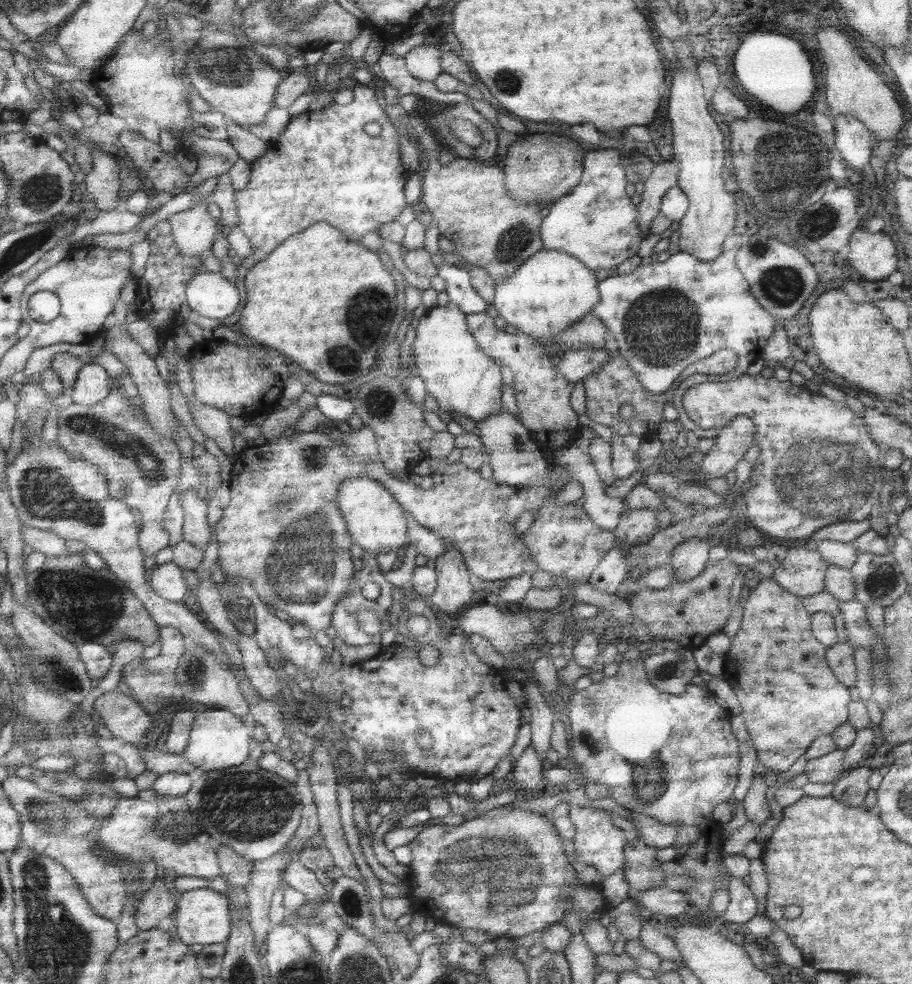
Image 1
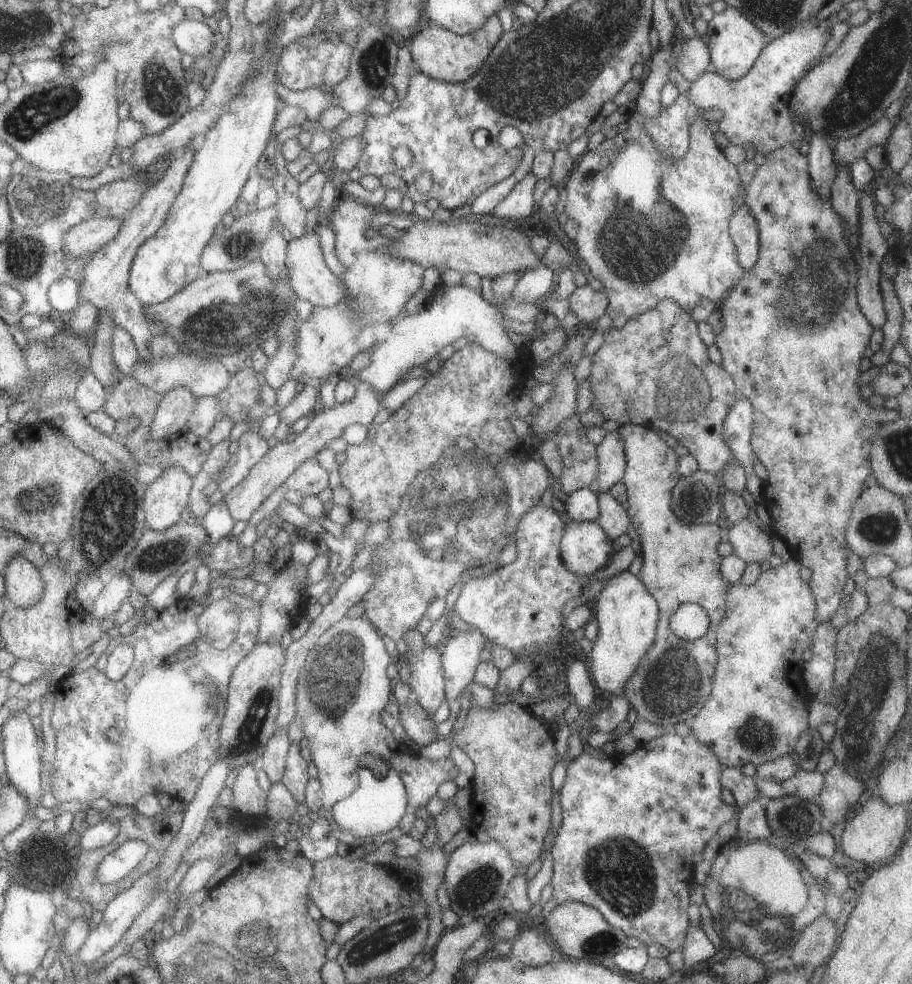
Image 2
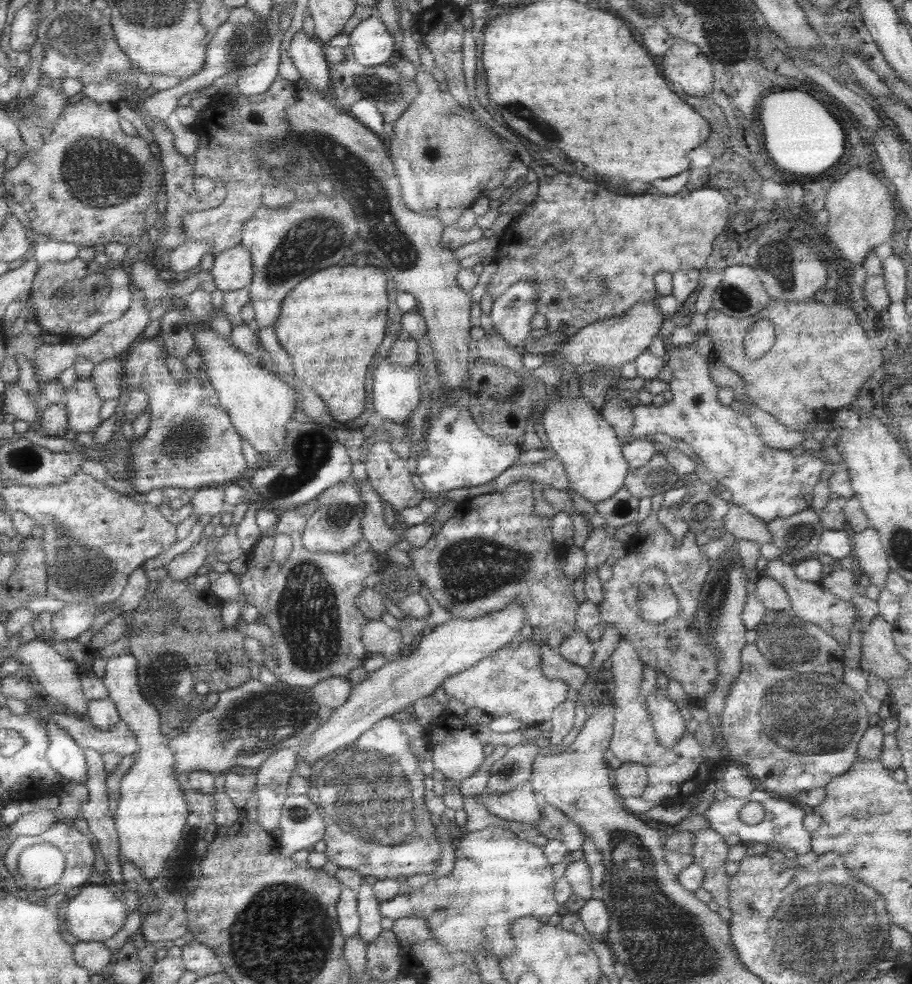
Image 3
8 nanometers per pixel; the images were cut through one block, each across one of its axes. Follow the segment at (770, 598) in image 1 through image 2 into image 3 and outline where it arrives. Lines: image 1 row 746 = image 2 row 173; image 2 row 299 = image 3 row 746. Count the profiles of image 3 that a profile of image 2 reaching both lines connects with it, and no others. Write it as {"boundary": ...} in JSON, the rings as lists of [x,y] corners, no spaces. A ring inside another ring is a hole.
{"boundary":[[[747,644],[741,650],[741,672],[727,692],[717,728],[721,732],[719,742],[723,744],[725,760],[729,764],[741,766],[743,772],[767,794],[793,800],[799,792],[825,788],[831,780],[835,780],[835,776],[843,776],[843,772],[851,768],[857,760],[857,742],[869,728],[867,718],[869,712],[861,704],[859,692],[847,688],[843,682],[835,682],[831,674],[799,674],[775,668],[765,660],[755,644]]]}

